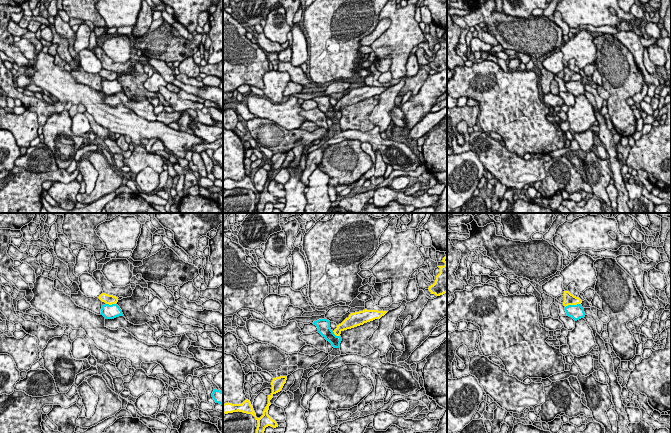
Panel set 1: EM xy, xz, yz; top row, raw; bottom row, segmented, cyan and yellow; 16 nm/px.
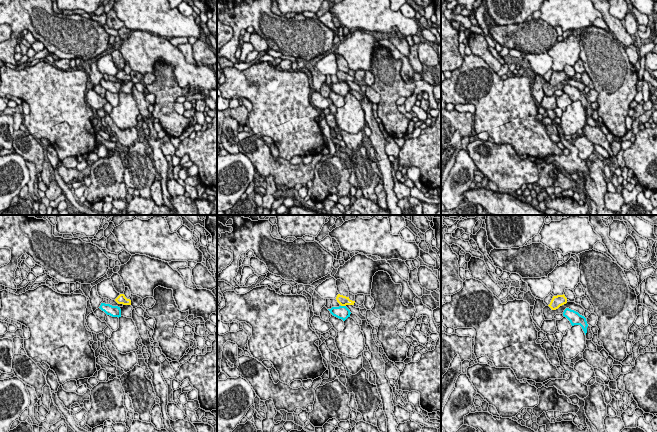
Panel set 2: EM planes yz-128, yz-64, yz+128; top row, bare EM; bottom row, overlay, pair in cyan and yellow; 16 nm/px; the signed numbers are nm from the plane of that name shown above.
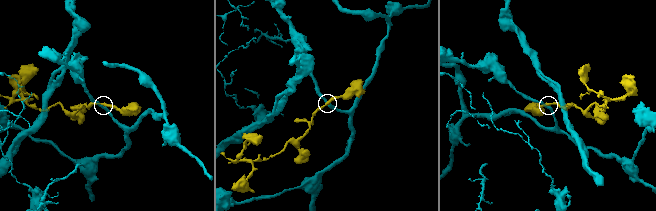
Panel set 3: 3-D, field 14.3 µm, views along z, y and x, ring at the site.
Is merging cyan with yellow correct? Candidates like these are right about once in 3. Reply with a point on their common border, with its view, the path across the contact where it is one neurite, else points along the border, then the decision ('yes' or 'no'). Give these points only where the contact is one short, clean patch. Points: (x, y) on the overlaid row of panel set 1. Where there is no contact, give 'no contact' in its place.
meets cyan in yz at (572, 305); border along yz (580, 303), (565, 307); no

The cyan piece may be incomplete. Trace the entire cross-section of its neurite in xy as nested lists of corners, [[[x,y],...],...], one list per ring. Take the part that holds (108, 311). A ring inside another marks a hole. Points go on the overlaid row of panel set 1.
[[[117,304],[102,305],[101,315],[103,315],[106,319],[114,319],[119,316],[124,316],[122,310]]]

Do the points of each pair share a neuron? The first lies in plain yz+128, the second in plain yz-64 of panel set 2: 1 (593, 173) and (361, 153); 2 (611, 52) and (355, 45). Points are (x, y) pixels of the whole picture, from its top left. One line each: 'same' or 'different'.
1: same
2: different

